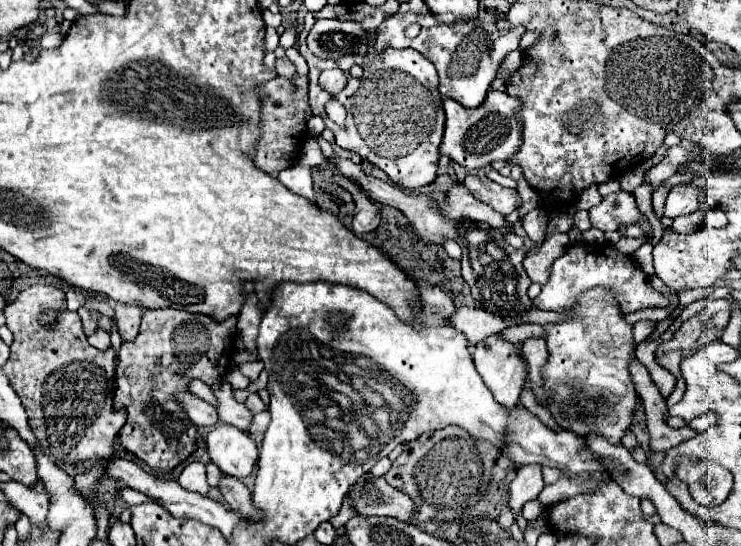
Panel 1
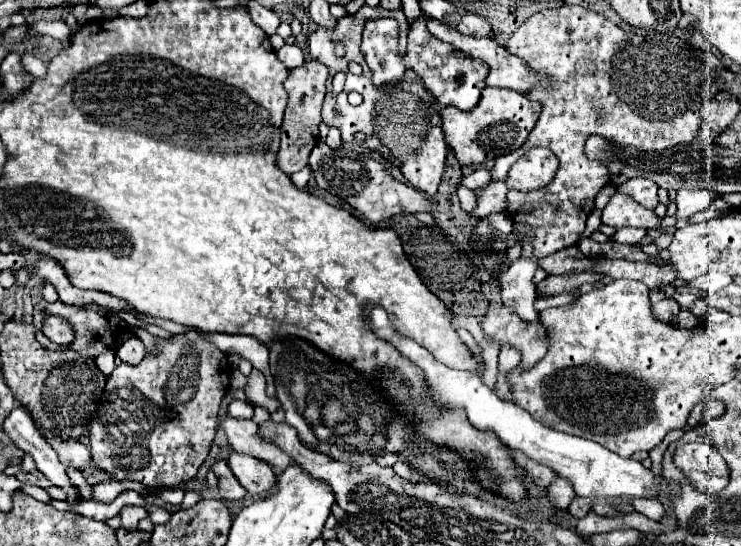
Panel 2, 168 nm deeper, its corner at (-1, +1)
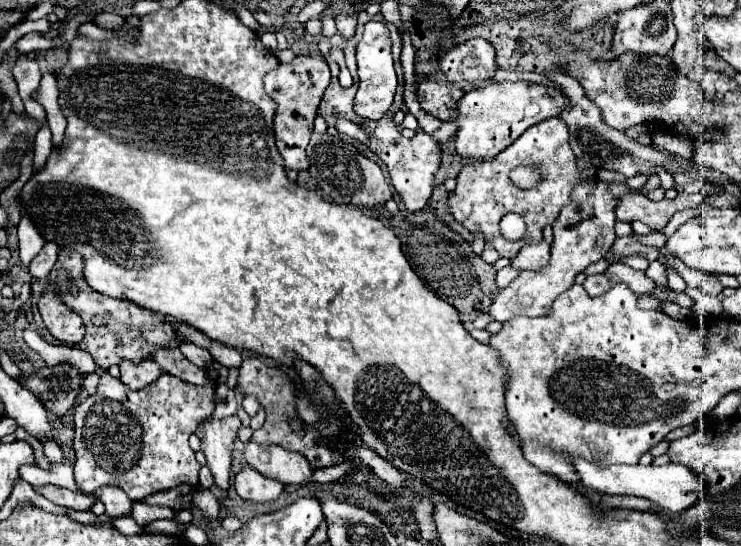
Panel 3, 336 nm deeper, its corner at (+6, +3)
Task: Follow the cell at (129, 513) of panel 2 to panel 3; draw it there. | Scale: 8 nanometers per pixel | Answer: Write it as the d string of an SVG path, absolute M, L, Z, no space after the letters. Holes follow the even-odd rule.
M103 486L103 488L95 490L95 494L105 504L105 514L109 518L129 516L131 514L131 500L129 500L129 496L121 488Z

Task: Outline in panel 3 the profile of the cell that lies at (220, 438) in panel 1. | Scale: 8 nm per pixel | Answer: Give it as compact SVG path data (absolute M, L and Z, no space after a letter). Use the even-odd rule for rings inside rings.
M243 468L235 476L235 490L243 500L249 502L273 502L283 492L283 484L279 480L271 480L255 472L253 468Z

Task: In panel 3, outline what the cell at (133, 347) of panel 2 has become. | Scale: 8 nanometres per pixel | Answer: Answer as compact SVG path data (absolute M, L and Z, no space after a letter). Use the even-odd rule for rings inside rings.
M125 360L119 368L121 368L121 382L129 390L141 390L141 388L153 384L165 372L153 360L145 360L143 364L131 364Z

